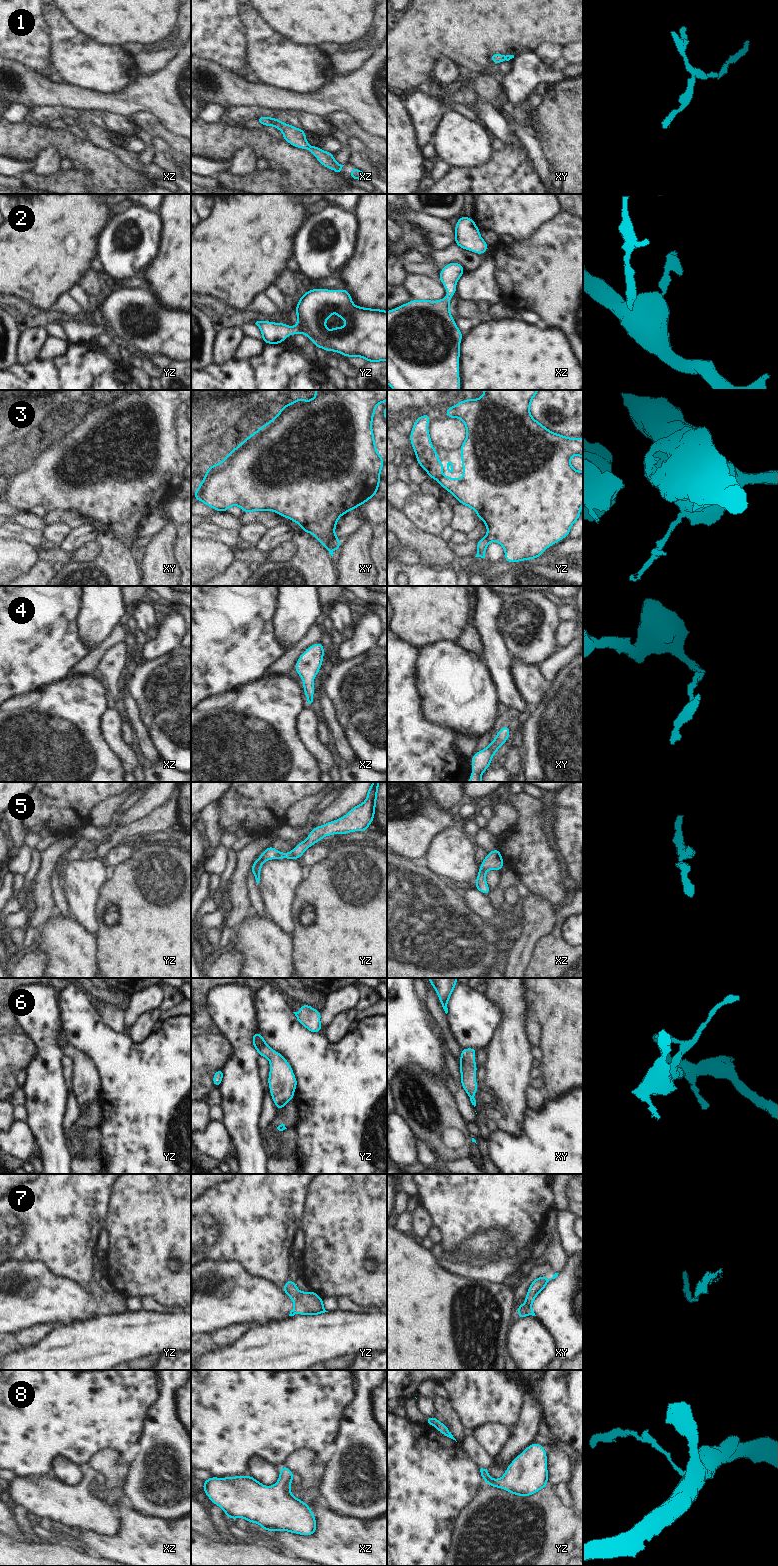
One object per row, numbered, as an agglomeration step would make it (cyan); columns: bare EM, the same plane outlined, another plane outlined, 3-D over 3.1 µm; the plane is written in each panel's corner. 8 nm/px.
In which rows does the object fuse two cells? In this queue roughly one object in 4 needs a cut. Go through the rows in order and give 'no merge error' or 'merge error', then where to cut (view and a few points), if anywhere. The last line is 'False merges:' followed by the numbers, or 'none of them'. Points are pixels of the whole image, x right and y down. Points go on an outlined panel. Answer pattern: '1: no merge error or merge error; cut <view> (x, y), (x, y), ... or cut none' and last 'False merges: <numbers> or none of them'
1: no merge error; cut none
2: no merge error; cut none
3: merge error; cut xy (340, 541), (334, 538), (325, 547)
4: no merge error; cut none
5: no merge error; cut none
6: no merge error; cut none
7: merge error; cut xy (548, 1279), (536, 1294)
8: no merge error; cut none
False merges: 3, 7

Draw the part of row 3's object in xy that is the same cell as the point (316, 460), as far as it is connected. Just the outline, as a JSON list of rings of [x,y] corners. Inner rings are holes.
[[[315,390],[315,396],[311,400],[297,398],[293,402],[286,404],[279,413],[261,428],[250,434],[243,442],[236,446],[221,462],[210,466],[197,487],[193,498],[203,502],[217,512],[226,512],[230,507],[237,505],[245,514],[253,511],[274,511],[278,515],[291,519],[294,523],[301,525],[301,530],[312,534],[324,547],[334,539],[340,539],[335,534],[337,521],[347,512],[364,505],[373,498],[380,486],[381,469],[385,465],[384,460],[378,453],[372,422],[376,411],[376,406],[387,400],[387,390]]]

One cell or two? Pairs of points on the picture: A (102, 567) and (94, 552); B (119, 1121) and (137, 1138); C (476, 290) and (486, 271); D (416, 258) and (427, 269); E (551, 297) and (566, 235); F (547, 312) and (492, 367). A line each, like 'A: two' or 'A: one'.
A: two
B: one
C: one
D: two
E: one
F: two

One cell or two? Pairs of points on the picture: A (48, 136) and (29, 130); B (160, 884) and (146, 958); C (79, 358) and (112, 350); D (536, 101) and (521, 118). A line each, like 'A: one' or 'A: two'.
A: one
B: one
C: two
D: one

